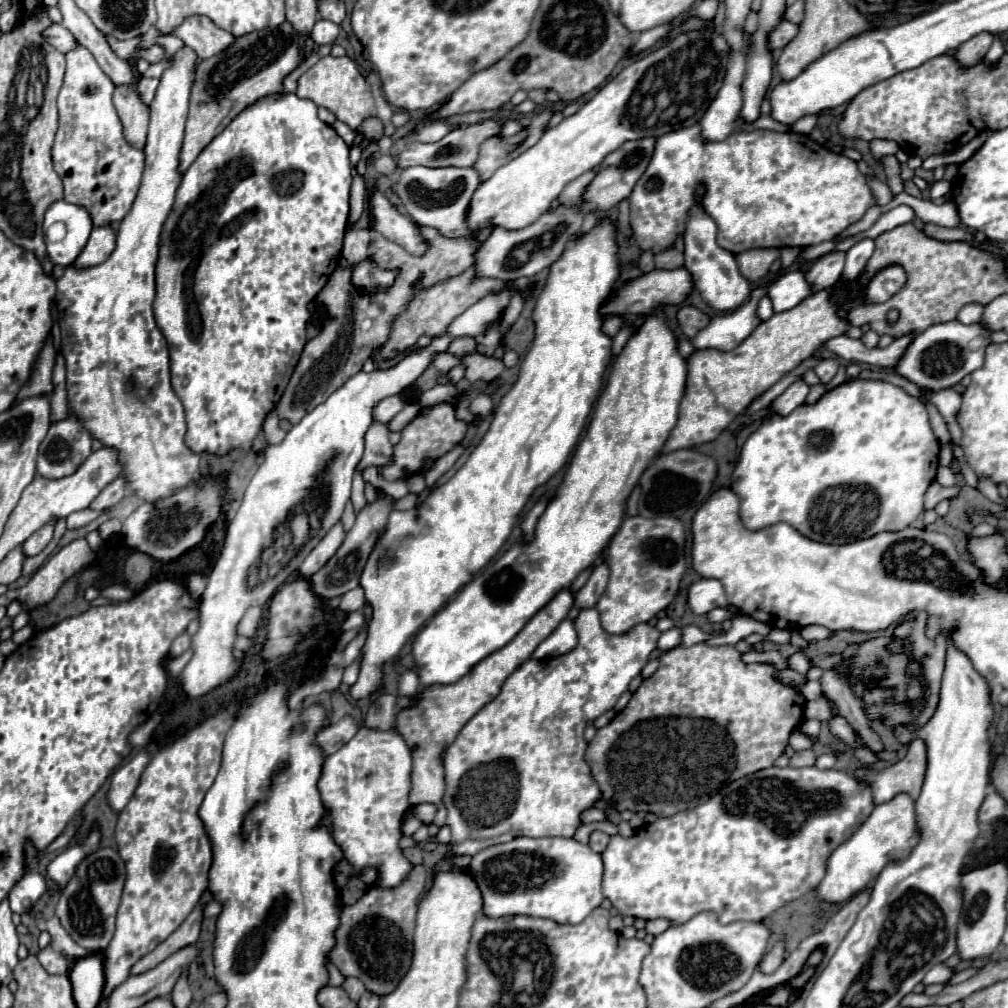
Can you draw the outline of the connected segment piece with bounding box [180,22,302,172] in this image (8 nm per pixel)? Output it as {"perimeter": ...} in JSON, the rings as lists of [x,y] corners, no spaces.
{"perimeter":[[[284,22],[284,26],[278,26],[276,30],[262,30],[236,38],[236,42],[228,50],[224,50],[224,54],[212,56],[196,68],[196,78],[190,96],[190,114],[186,122],[186,136],[180,154],[180,172],[186,172],[186,168],[196,160],[196,156],[242,110],[252,106],[256,100],[272,96],[280,90],[282,78],[296,68],[296,60],[280,52],[300,52],[300,46],[302,42],[300,38],[296,38],[292,26]]]}

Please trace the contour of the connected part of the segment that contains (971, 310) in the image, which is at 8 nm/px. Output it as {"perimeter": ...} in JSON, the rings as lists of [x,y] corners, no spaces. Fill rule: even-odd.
{"perimeter":[[[968,304],[964,306],[957,315],[957,320],[962,324],[974,324],[974,322],[980,322],[982,320],[982,306],[976,306],[976,304]]]}

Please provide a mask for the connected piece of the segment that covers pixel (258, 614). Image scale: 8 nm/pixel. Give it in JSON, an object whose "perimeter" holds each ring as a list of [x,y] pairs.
{"perimeter":[[[256,606],[256,608],[248,610],[248,614],[244,614],[244,618],[242,618],[240,626],[238,626],[238,634],[252,638],[256,634],[256,630],[258,630],[260,618],[262,618],[262,608]]]}

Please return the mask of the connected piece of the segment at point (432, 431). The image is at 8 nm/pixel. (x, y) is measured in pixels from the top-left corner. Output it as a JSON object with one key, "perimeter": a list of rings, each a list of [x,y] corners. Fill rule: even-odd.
{"perimeter":[[[442,402],[442,404],[434,404],[428,408],[422,408],[416,418],[404,426],[404,430],[400,432],[402,438],[400,442],[394,446],[394,456],[392,462],[380,468],[380,474],[386,480],[400,480],[412,474],[422,472],[424,462],[432,460],[436,462],[438,458],[442,458],[446,452],[450,452],[458,442],[464,440],[468,430],[468,424],[464,420],[456,418],[456,404],[452,402]]]}

